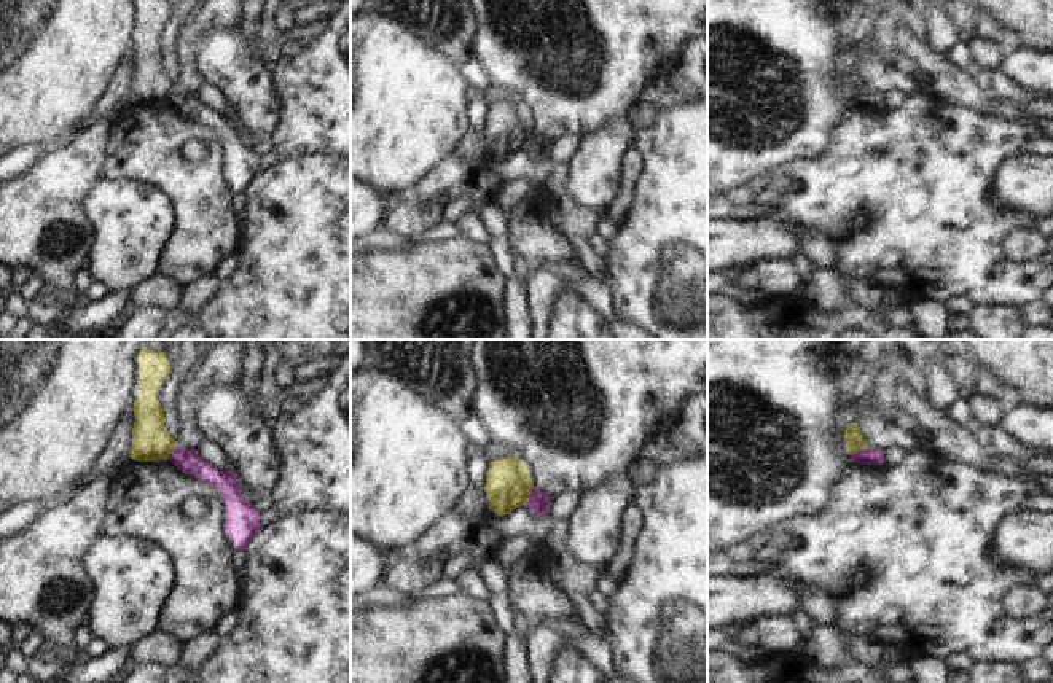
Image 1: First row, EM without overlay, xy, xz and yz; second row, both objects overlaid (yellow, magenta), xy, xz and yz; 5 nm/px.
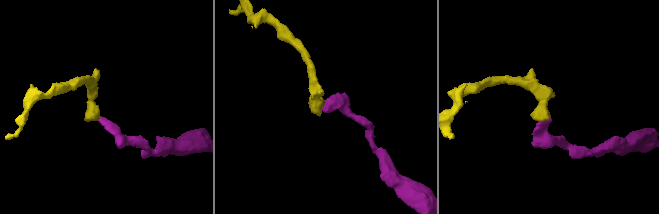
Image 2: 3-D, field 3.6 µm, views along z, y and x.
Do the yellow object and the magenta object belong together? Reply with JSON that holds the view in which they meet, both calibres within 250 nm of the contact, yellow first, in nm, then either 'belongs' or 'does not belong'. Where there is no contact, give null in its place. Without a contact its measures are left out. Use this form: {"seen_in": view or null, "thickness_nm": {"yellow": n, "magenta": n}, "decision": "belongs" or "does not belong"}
{"seen_in": "xz", "thickness_nm": {"yellow": 220, "magenta": 110}, "decision": "does not belong"}

